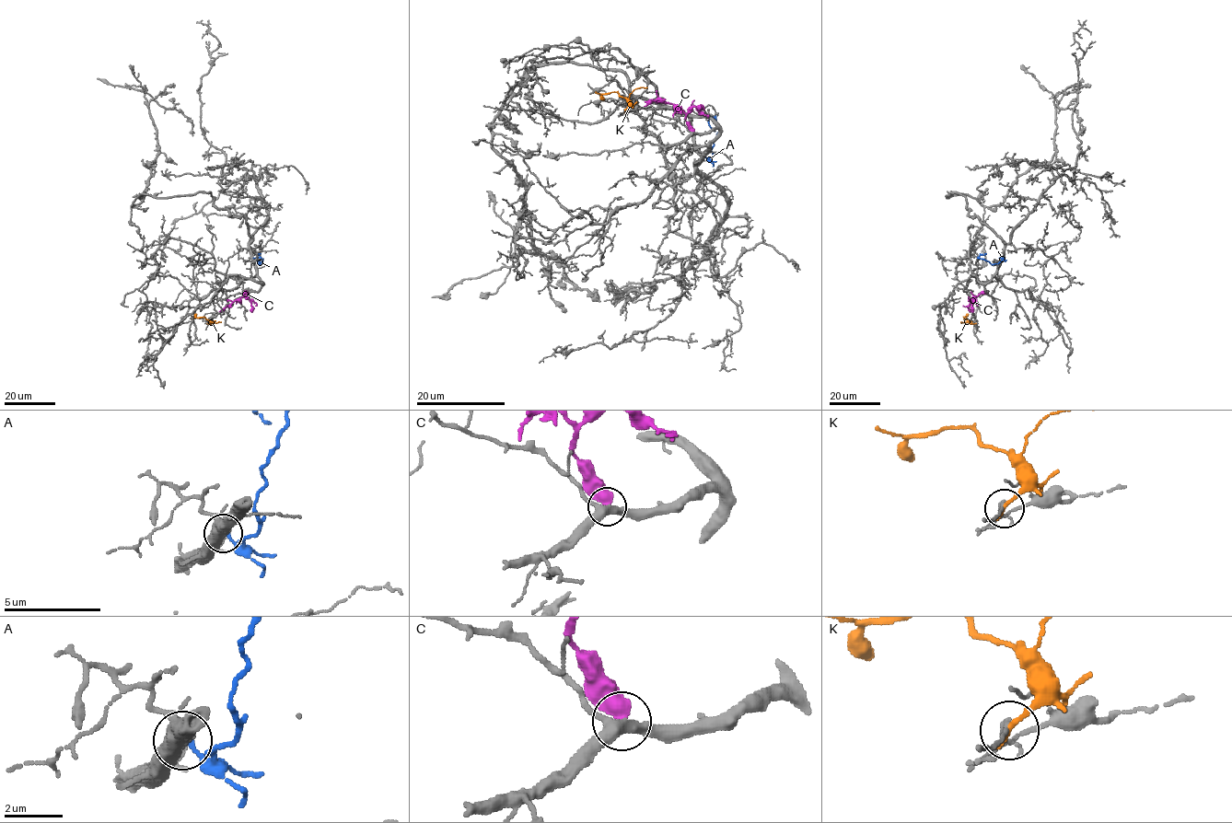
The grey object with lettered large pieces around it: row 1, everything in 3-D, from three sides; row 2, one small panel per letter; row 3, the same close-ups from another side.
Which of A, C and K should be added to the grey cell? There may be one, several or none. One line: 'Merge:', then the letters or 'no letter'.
Merge: no letter

